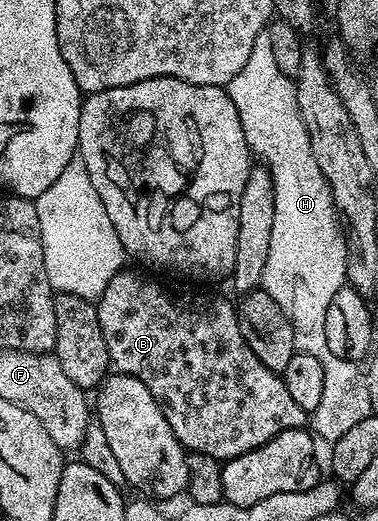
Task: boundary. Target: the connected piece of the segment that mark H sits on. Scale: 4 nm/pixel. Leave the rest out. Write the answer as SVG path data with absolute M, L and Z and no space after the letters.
M268 34L258 37L250 53L250 61L242 69L242 73L238 73L238 77L227 83L226 90L234 101L234 109L238 109L249 152L266 164L273 179L274 225L270 236L269 256L266 257L263 290L268 291L270 297L278 301L278 305L282 305L282 313L286 313L292 323L297 348L310 357L326 357L326 309L330 309L334 293L345 286L348 244L345 232L338 222L338 212L332 204L332 190L318 169L318 161L314 161L310 137L298 109L293 80L280 72L278 65L274 65L274 53L270 49Z

